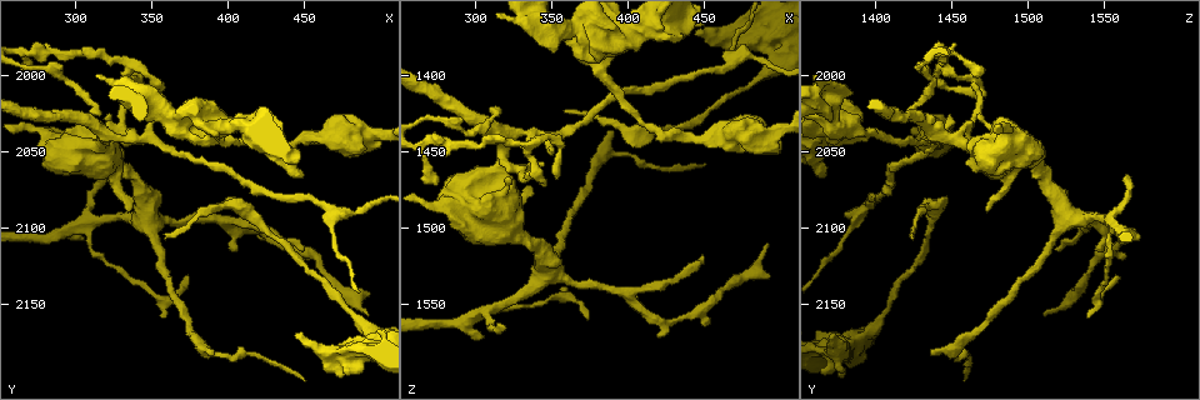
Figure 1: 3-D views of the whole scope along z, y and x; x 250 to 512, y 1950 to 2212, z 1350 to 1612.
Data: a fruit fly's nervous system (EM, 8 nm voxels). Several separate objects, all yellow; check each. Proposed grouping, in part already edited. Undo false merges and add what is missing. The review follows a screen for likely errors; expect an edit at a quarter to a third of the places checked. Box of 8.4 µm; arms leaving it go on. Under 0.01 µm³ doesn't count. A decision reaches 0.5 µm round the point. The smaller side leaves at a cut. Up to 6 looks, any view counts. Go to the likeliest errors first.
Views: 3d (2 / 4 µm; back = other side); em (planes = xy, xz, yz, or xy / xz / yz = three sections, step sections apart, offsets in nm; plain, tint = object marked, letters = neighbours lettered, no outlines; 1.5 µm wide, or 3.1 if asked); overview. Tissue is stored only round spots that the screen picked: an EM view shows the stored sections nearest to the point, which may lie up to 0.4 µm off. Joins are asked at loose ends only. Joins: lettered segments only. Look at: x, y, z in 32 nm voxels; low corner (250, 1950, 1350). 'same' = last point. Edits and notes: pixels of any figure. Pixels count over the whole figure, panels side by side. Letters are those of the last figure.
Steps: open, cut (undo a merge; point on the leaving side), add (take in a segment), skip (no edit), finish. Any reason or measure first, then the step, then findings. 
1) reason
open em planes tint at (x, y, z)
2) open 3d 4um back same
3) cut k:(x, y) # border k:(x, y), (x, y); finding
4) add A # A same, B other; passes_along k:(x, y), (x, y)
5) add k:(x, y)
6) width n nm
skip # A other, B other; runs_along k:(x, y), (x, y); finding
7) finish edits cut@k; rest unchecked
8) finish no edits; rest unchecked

open em xz step 4 plain at (442, 2170, 1372)

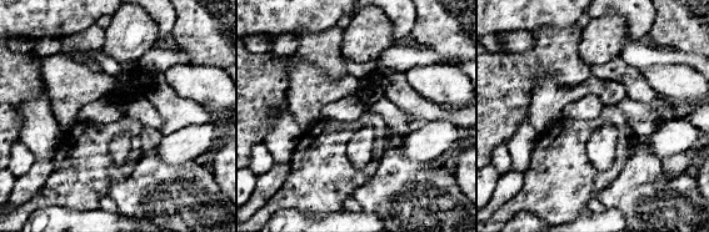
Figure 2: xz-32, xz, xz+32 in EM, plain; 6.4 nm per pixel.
with the object marked
open em xz step 4 tint same

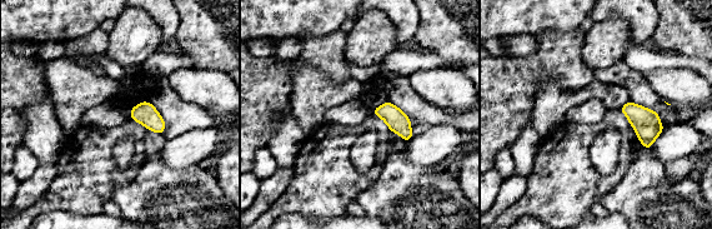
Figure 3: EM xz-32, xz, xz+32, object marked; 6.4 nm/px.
what lies round it
open em xz step 4 letters same

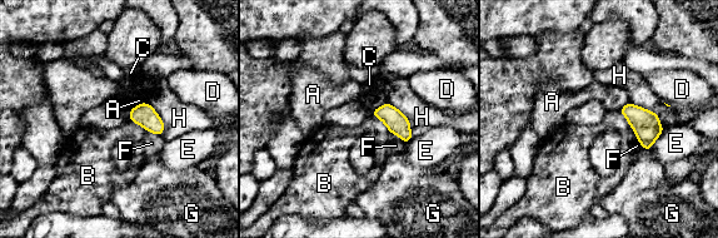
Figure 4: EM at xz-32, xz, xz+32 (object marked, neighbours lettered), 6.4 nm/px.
skip # A other, B other, C other, D other, E other, F other, G other, H other; border 4:(134, 105), (129, 109); none of them fits

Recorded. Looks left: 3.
an open end
open 3d 4um at (350, 2010, 1382)

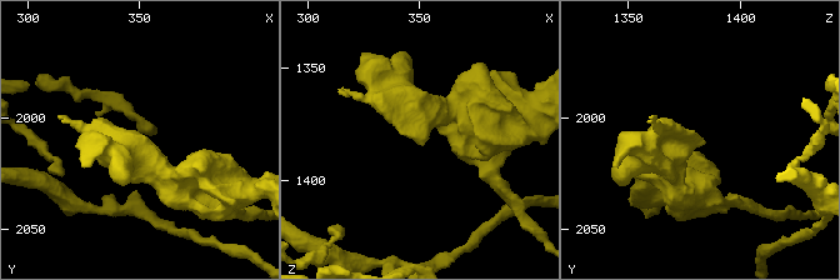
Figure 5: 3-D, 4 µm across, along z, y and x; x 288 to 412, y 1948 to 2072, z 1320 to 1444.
open em planes plain at (349, 2011, 1383)

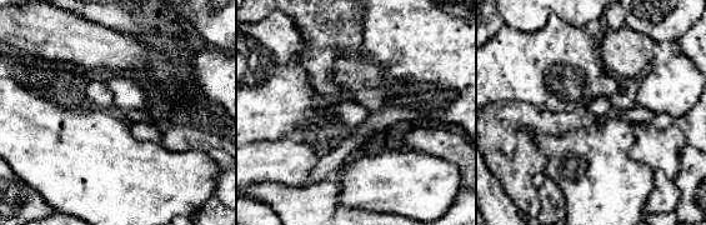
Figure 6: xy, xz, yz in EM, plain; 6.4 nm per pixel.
open em planes letters same

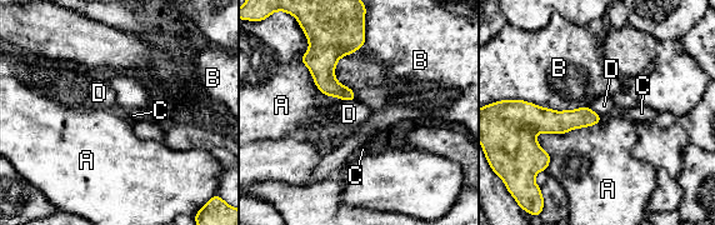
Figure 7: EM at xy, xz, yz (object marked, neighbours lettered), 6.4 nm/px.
skip # A other, B other, C other, D other; no lettered segment goes on from it

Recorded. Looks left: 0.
finish no edits; rest unchecked

